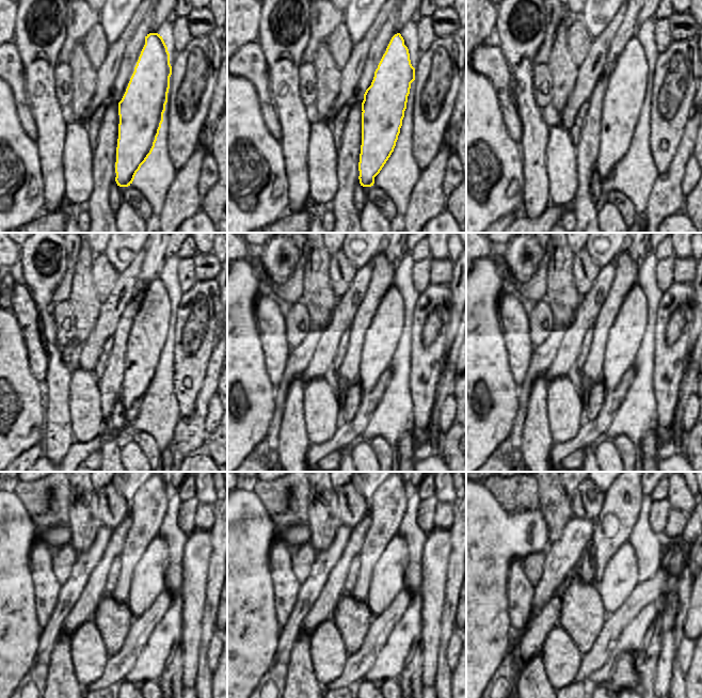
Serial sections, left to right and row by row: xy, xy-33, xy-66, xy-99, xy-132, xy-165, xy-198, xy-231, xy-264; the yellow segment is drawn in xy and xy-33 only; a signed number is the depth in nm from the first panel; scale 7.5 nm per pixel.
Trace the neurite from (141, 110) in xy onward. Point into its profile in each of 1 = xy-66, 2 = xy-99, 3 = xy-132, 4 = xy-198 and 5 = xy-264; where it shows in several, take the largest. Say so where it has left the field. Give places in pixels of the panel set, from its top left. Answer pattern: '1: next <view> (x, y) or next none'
1: next xy-66 (626, 85)
2: next xy-99 (150, 327)
3: next xy-132 (383, 337)
4: next xy-198 (149, 581)
5: next xy-264 (622, 575)

